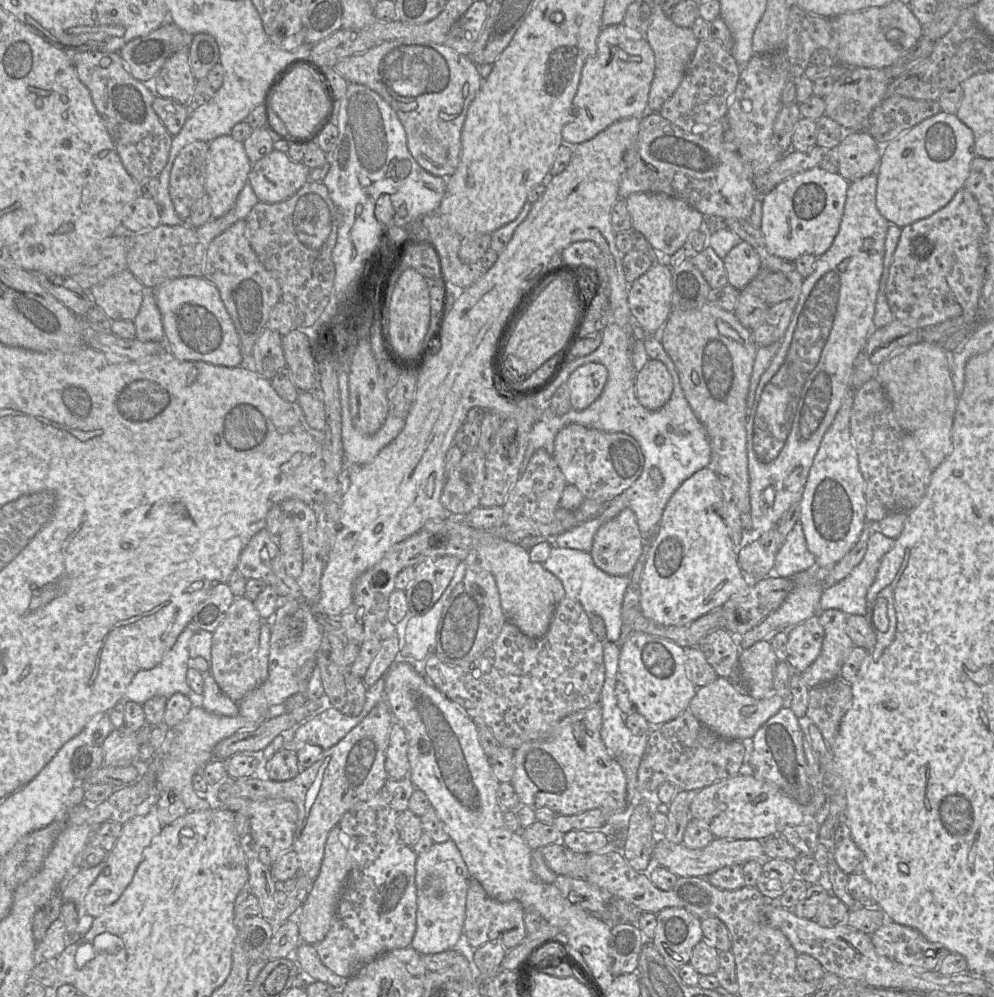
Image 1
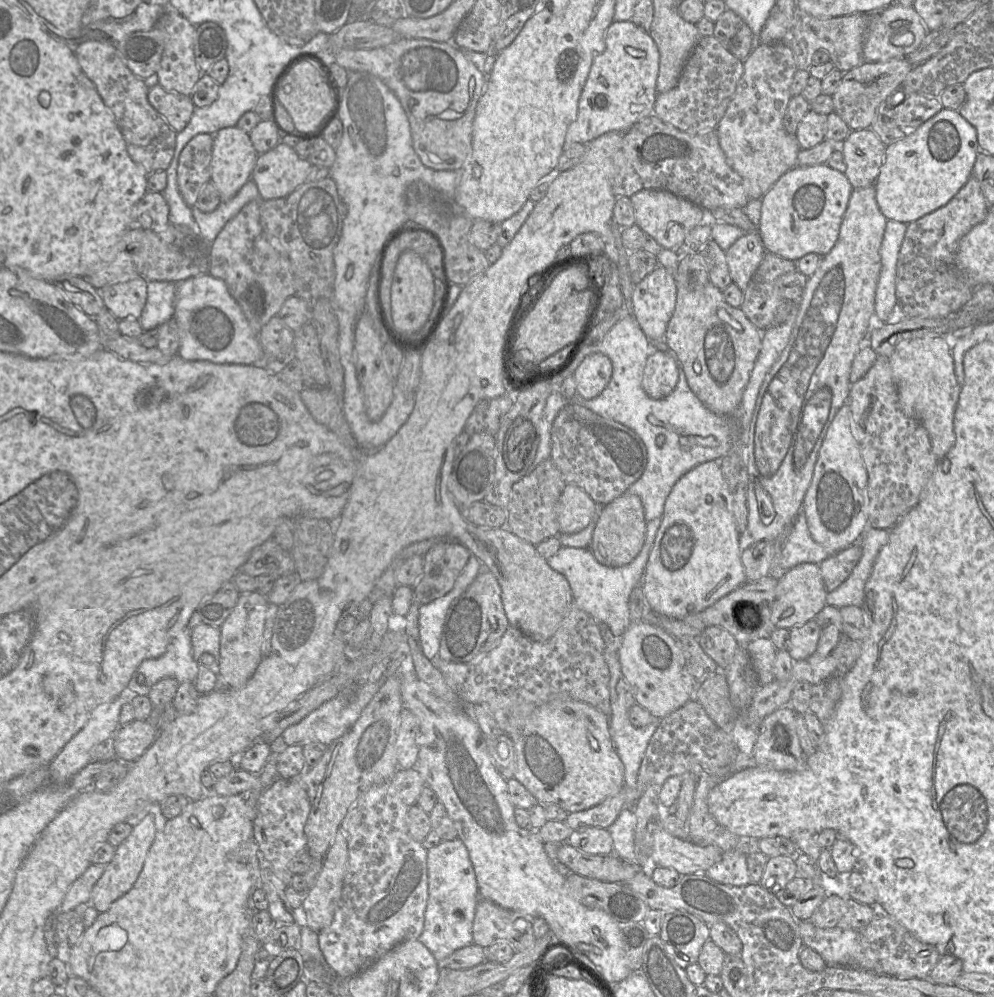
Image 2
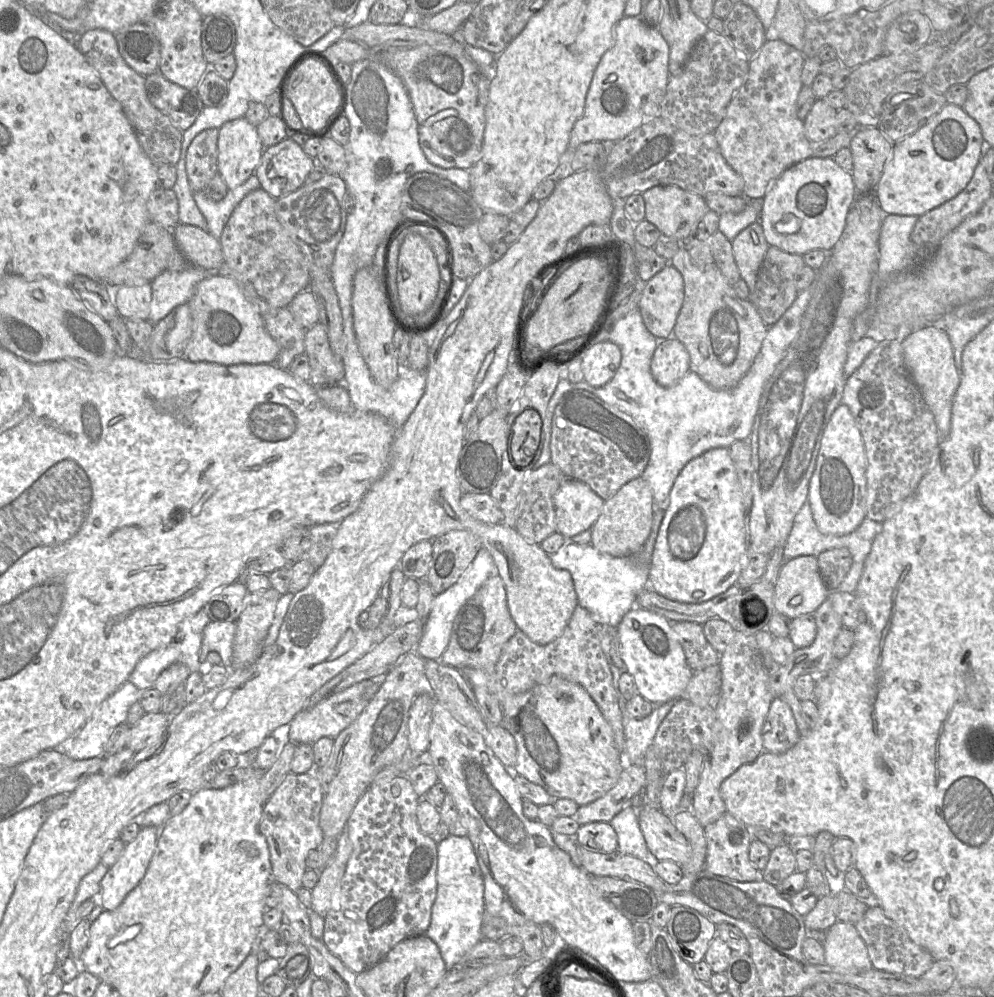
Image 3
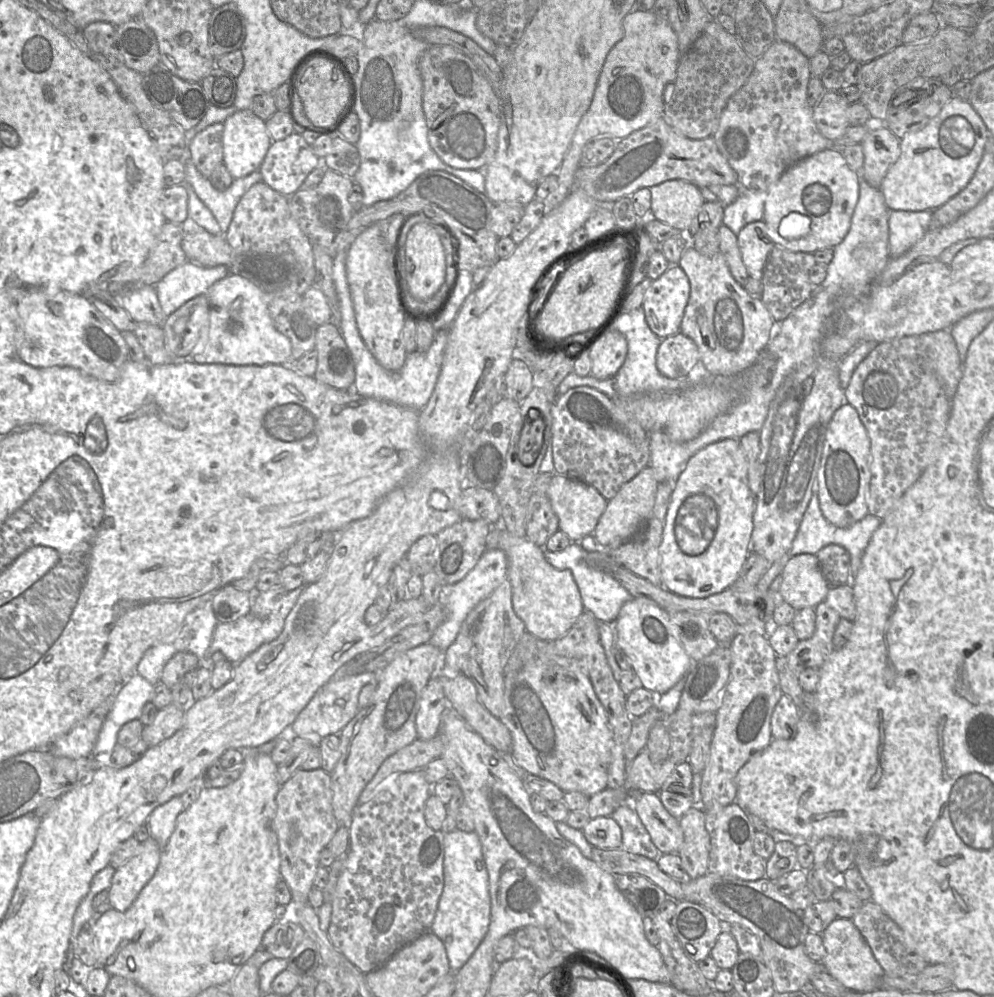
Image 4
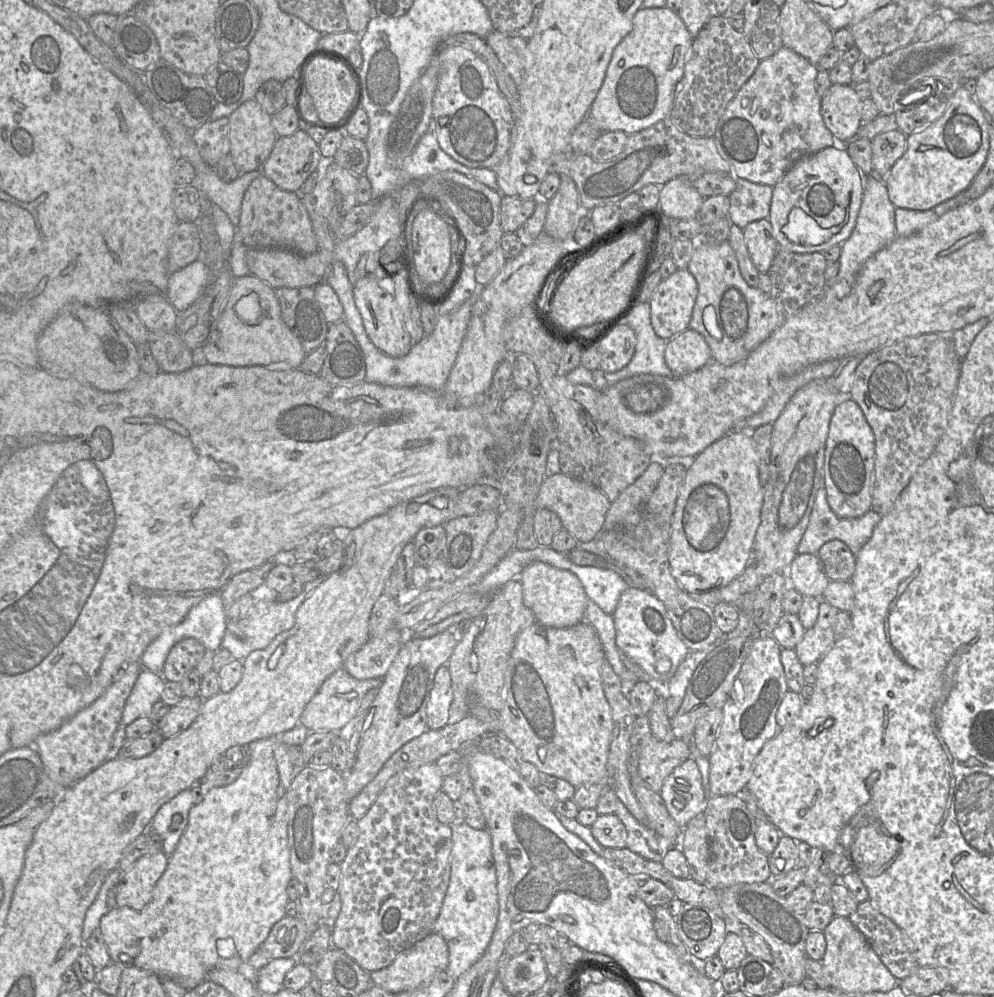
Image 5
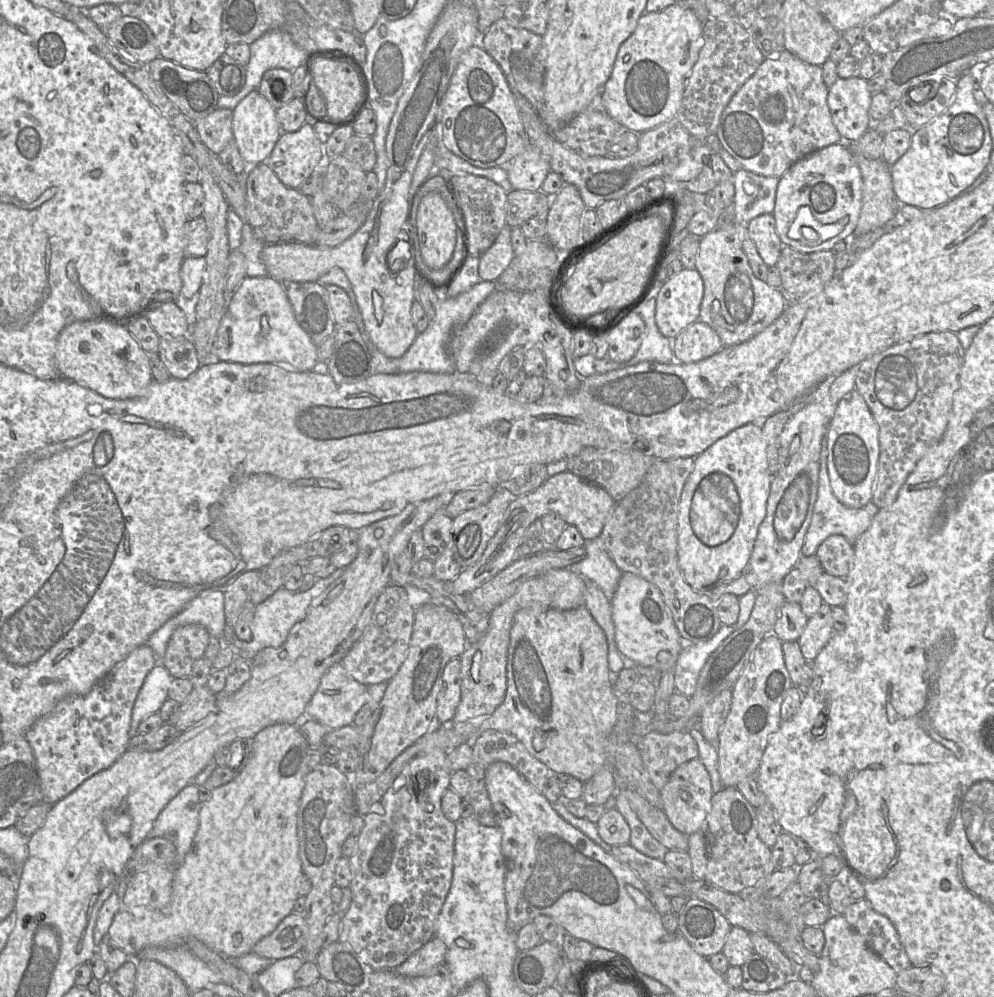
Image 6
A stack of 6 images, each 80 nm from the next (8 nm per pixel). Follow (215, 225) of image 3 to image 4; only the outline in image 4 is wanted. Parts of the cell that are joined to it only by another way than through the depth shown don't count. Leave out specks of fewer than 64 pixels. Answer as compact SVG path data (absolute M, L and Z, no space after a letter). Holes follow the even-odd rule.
M190 149L184 155L186 183L190 184L198 198L212 212L223 235L229 228L235 208L242 196L256 183L262 181L262 174L258 170L251 174L234 179L230 187L224 191L215 189L209 178L204 177L191 160Z

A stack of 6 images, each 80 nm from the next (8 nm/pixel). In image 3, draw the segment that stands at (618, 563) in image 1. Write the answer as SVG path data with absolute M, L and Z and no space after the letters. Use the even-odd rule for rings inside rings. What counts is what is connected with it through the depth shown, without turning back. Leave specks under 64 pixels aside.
M637 477L604 502L601 513L591 528L590 544L598 551L613 557L632 557L642 550L649 537L654 512L652 490L642 477Z

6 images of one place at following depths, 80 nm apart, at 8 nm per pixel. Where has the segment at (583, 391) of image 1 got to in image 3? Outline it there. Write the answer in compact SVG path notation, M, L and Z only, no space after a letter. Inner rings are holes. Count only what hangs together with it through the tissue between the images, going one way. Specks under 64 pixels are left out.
M612 342L593 344L582 354L581 370L584 381L592 387L601 387L615 375L621 362L620 348Z

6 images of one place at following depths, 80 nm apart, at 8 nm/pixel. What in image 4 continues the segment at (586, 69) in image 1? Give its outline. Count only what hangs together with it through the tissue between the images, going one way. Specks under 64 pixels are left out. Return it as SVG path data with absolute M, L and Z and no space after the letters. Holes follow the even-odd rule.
M631 10L623 19L623 28L624 36L609 51L592 103L581 118L555 173L557 187L544 200L545 214L560 205L575 186L575 173L579 168L582 150L590 139L600 136L621 140L663 117L665 93L676 79L681 59L677 35L667 18L657 15L653 10Z

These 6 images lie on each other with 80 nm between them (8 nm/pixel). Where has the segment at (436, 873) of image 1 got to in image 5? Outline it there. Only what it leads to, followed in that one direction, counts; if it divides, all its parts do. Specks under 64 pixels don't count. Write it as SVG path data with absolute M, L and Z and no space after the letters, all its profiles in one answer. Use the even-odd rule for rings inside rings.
M464 823L452 825L450 880L440 913L432 932L439 934L447 943L449 963L447 971L458 978L475 964L486 951L493 936L499 914L497 873L492 854L492 839L488 830L474 829Z

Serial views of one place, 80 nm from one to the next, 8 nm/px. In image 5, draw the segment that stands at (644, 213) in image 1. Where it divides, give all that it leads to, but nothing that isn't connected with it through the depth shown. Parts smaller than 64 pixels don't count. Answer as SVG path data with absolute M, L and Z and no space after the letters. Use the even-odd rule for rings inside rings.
M675 178L660 187L655 213L673 221L697 218L704 198L686 178Z

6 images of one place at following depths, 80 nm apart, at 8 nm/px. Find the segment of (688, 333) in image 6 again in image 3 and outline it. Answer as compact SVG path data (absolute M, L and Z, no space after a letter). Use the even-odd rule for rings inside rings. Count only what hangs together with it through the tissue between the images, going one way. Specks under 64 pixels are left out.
M671 336L659 340L651 361L651 374L659 385L672 387L691 371L690 363L685 346Z

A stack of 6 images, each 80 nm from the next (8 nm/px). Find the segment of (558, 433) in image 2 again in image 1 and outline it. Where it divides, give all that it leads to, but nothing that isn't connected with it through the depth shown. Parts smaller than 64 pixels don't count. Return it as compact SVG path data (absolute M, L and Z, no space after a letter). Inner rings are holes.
M570 424L556 434L552 457L567 484L575 486L585 499L603 503L628 489L641 475L644 466L641 448L632 436L579 424Z

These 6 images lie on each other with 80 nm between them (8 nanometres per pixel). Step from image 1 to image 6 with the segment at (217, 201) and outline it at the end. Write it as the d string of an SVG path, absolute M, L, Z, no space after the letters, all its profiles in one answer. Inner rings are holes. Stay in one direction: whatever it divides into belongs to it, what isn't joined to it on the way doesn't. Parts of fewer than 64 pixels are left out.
M258 89L248 94L233 109L233 139L248 167L265 162L283 133L277 120L276 112L277 109L259 93Z

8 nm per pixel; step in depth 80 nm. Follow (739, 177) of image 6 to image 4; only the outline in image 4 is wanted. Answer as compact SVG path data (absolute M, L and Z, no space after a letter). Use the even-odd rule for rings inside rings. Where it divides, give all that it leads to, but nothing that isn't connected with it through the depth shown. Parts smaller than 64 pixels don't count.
M739 188L736 200L725 207L722 224L738 235L747 224L763 220L766 198L767 192Z

